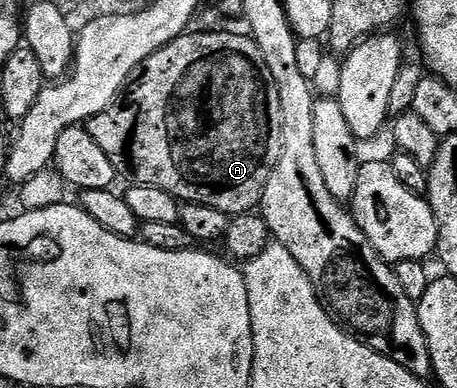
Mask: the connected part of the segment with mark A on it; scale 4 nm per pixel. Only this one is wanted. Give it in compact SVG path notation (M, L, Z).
M196 32L174 38L162 50L150 54L146 62L142 62L130 74L130 78L124 84L124 89L92 120L87 121L86 127L90 138L102 146L102 154L110 158L121 177L124 176L133 185L142 187L156 187L164 190L166 194L175 196L180 202L186 204L201 204L202 206L214 206L214 210L222 210L230 218L243 216L259 209L260 199L264 193L266 182L278 162L278 154L282 154L282 114L278 110L278 90L274 86L274 78L270 78L270 70L266 70L266 62L258 50L258 46L251 36L236 32Z

